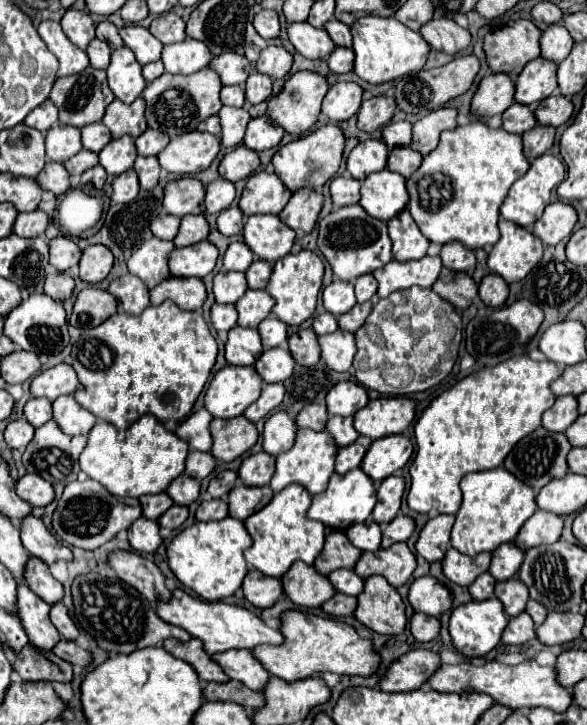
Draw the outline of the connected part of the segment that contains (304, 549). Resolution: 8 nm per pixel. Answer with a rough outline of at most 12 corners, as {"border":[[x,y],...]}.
{"border":[[300,485],[274,493],[244,525],[244,559],[268,577],[312,565],[326,527]]}

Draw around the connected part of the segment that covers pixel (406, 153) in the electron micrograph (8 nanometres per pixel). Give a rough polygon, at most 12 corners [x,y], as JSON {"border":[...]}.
{"border":[[394,147],[388,169],[408,179],[422,155],[410,147]]}

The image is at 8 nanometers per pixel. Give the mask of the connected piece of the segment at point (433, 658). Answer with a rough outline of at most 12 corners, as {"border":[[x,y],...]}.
{"border":[[412,649],[394,661],[382,691],[420,689],[440,667],[440,655]]}

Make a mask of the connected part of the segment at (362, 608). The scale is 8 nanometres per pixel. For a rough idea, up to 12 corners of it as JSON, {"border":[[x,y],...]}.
{"border":[[380,575],[364,581],[354,617],[382,635],[406,627],[404,601]]}

